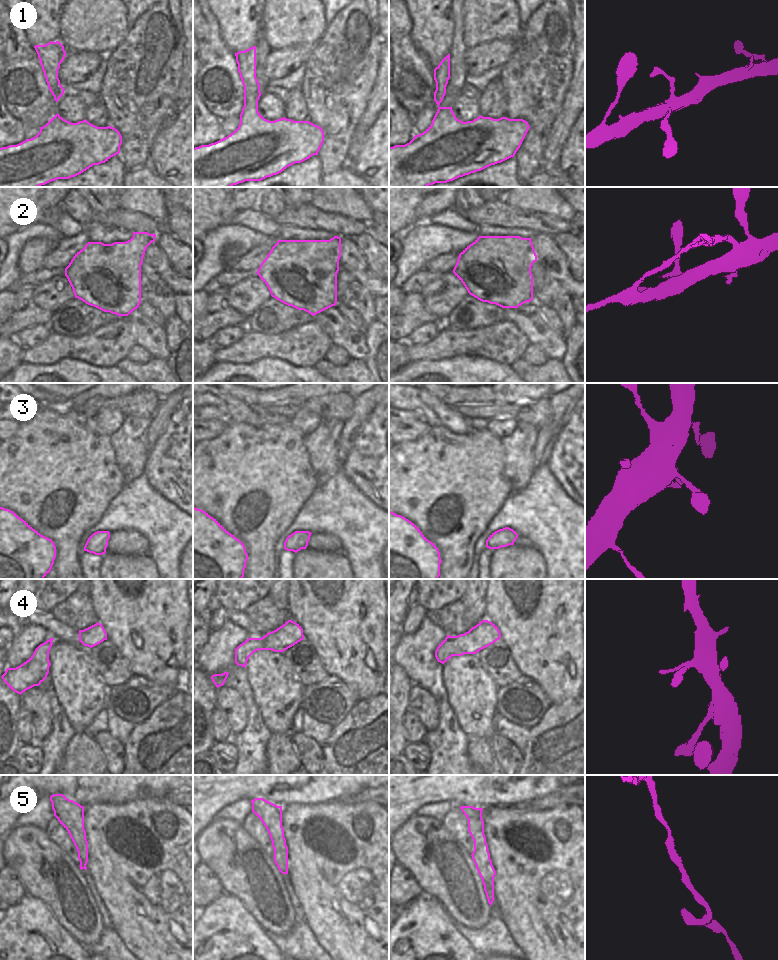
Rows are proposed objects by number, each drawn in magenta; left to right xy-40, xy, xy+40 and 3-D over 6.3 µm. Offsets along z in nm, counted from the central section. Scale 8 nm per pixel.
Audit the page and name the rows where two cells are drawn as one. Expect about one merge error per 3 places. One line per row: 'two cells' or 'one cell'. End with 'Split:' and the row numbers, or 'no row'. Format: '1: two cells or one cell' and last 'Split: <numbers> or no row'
1: one cell
2: one cell
3: one cell
4: one cell
5: one cell
Split: no row

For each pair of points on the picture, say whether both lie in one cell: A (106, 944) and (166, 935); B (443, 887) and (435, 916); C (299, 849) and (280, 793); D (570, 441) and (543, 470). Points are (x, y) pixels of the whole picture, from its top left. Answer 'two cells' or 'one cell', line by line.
A: two cells
B: two cells
C: two cells
D: two cells

